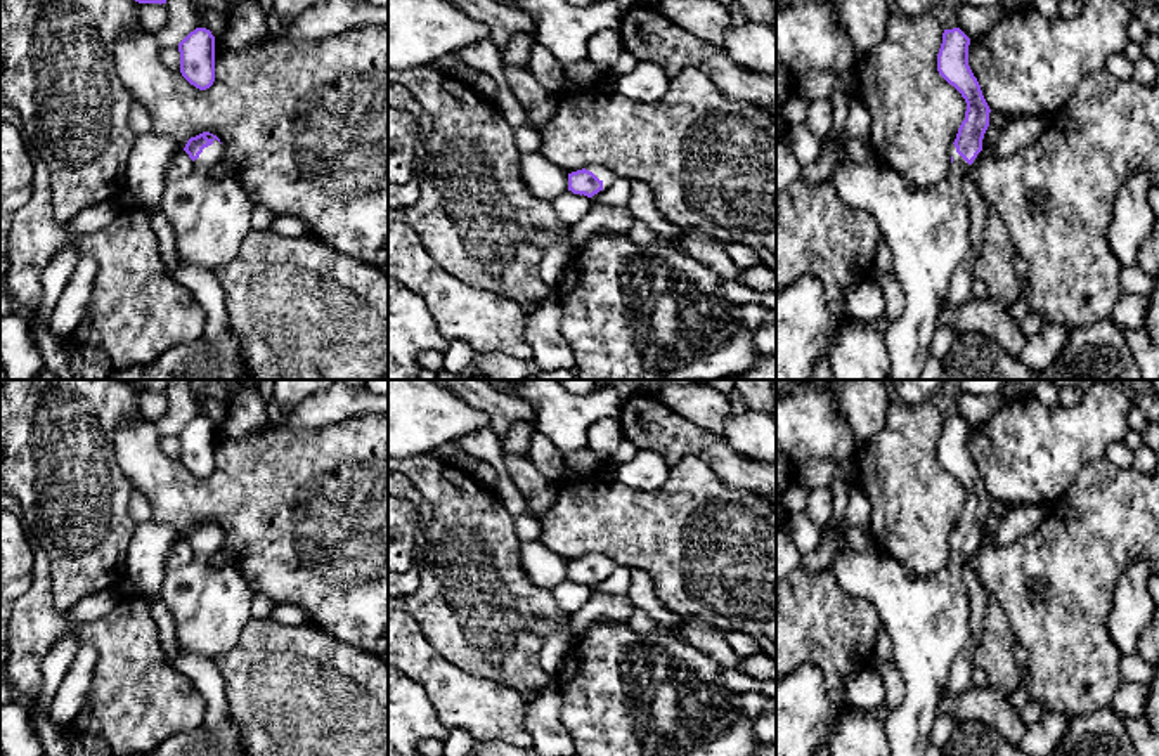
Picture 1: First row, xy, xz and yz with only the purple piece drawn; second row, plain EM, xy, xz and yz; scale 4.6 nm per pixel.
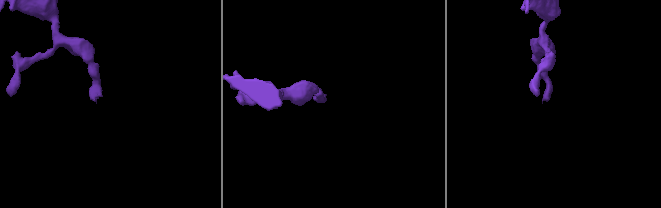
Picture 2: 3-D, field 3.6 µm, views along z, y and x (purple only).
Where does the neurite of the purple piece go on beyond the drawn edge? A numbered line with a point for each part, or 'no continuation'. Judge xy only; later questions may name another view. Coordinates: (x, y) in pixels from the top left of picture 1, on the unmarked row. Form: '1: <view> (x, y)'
1: xy (210, 607)

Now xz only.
1: xz (603, 562)

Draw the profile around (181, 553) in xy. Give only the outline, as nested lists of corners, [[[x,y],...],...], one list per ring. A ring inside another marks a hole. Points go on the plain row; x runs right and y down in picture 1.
[[[178,538],[172,546],[172,551],[165,562],[165,570],[170,572],[173,569],[187,565],[194,557],[192,548],[184,538]]]

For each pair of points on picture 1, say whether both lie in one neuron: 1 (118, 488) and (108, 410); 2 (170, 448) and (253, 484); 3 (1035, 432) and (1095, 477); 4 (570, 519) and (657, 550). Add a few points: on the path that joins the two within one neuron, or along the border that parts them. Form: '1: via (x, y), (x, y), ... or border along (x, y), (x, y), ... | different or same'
1: via (99, 469), (99, 434), (103, 429) | same
2: border along (160, 436), (160, 448), (179, 460) | different
3: border along (1104, 456), (1090, 462), (1059, 501) | different
4: via (591, 519), (612, 519), (636, 529) | same

